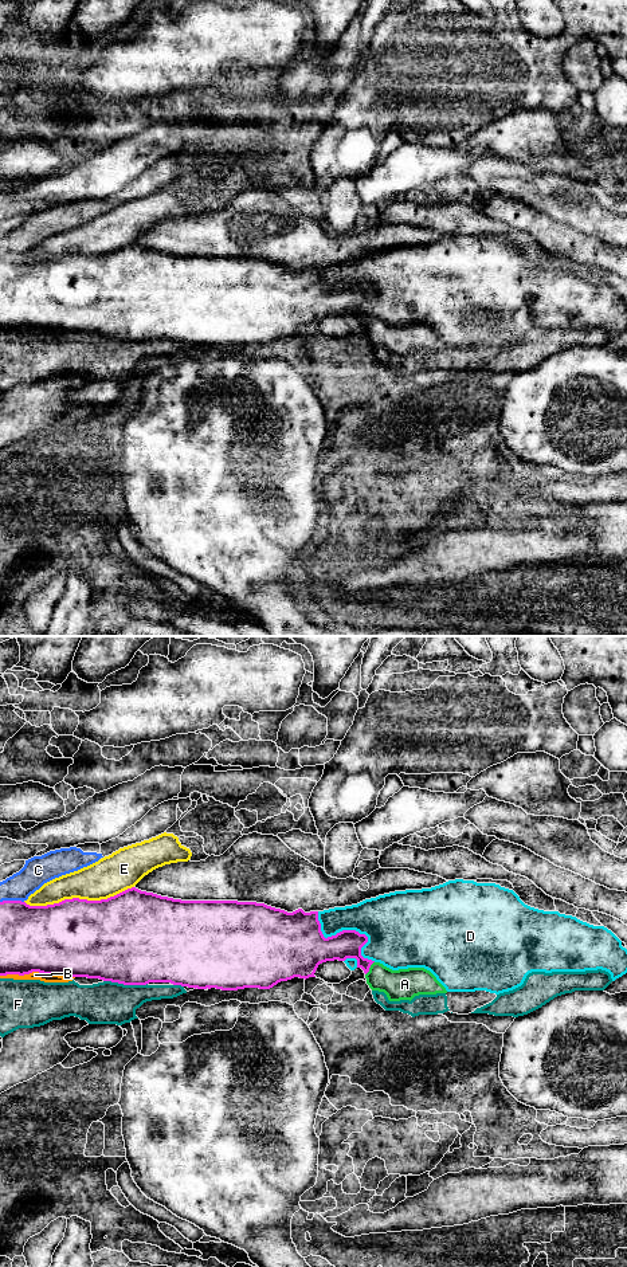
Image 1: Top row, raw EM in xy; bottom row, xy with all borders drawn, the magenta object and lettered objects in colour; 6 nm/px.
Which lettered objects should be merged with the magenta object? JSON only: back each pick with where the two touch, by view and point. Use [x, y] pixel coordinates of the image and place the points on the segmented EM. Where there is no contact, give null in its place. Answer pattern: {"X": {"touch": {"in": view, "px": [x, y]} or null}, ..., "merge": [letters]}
{"A": {"touch": {"in": "xy", "px": [369, 967]}}, "merge": ["A"]}

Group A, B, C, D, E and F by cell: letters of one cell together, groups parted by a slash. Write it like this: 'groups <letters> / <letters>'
groups A / B / C / D / E / F

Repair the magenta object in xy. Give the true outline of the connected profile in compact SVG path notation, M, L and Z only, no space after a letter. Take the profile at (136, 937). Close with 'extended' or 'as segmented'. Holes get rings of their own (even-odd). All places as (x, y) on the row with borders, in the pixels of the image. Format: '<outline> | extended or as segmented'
M136 887L101 901L73 898L47 906L0 902L0 976L39 972L124 985L171 982L195 989L270 989L294 977L316 977L322 962L356 958L369 988L384 992L389 1001L447 993L424 968L392 970L364 958L361 948L367 942L368 937L356 930L325 938L318 911L287 913L256 902L181 901Z | extended

